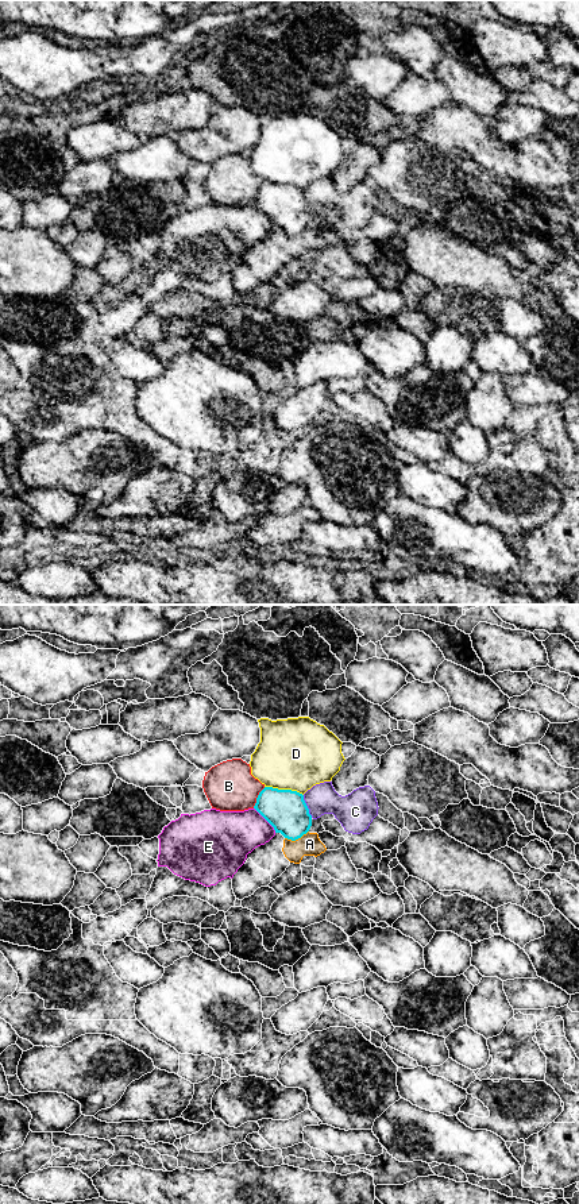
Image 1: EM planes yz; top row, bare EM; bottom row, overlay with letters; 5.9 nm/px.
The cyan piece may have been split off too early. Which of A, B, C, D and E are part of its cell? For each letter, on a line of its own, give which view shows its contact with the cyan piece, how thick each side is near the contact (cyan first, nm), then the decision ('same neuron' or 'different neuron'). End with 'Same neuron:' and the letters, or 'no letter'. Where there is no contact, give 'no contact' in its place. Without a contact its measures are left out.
A: yz | 240/140 nm | different neuron
B: yz | 240/300 nm | different neuron
C: yz | 240/180 nm | different neuron
D: yz | 240/440 nm | different neuron
E: yz | 240/300 nm | different neuron
Same neuron: no letter

